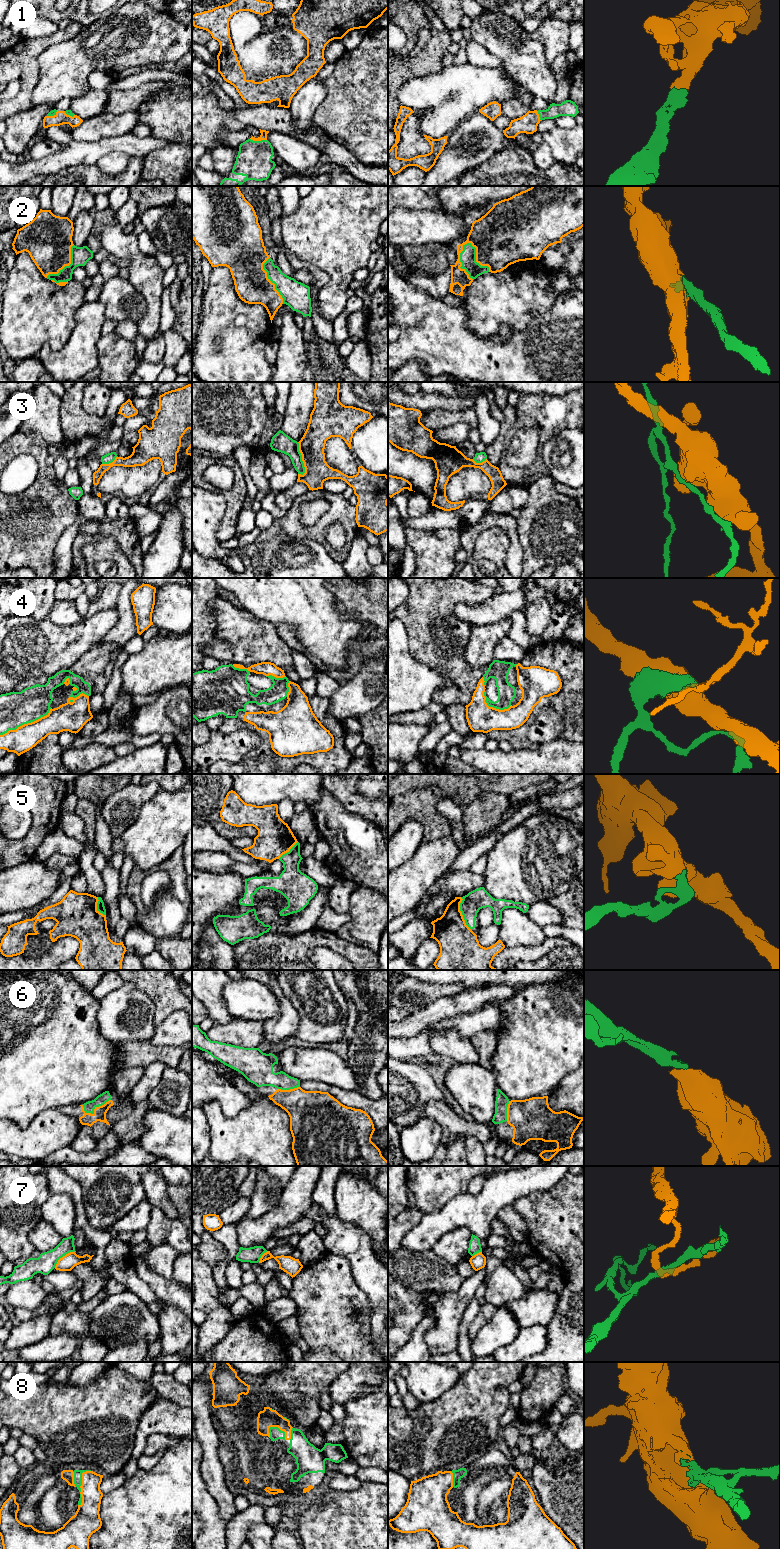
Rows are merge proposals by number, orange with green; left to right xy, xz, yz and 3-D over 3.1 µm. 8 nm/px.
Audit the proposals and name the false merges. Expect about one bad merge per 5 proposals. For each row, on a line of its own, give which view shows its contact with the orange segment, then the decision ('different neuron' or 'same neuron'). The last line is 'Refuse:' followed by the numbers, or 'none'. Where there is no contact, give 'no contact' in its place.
1: xz | same neuron
2: yz | same neuron
3: xz | different neuron
4: xy | same neuron
5: yz | same neuron
6: xy | same neuron
7: xy | different neuron
8: xy | same neuron
Refuse: 3, 7

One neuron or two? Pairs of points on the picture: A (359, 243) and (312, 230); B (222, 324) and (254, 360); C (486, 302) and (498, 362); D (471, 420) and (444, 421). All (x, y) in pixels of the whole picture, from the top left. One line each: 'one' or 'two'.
A: one
B: one
C: two
D: one

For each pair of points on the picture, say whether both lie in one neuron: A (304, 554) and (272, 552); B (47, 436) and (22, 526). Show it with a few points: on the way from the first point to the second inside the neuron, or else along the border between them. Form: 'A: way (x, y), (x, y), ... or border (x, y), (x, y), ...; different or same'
A: way (296, 554), (280, 554); same
B: border (25, 431), (37, 437), (47, 446); different

